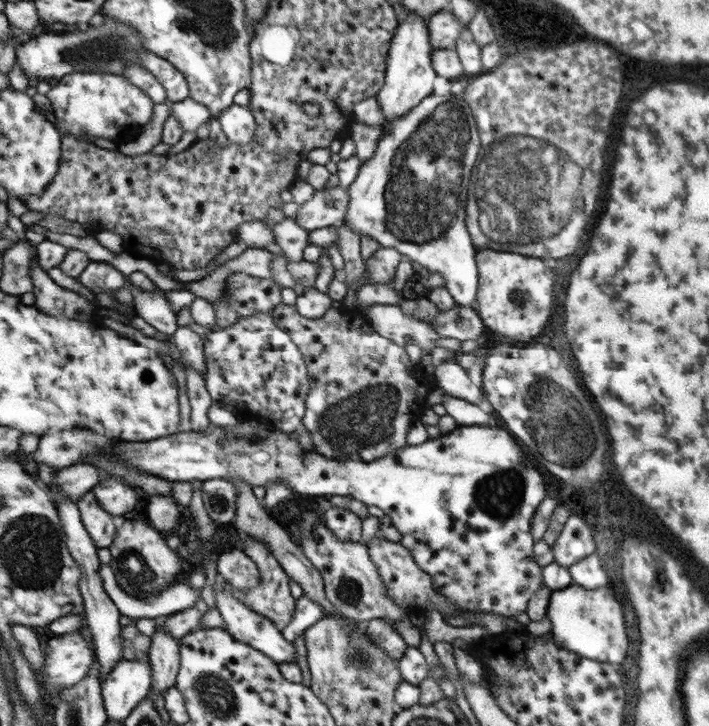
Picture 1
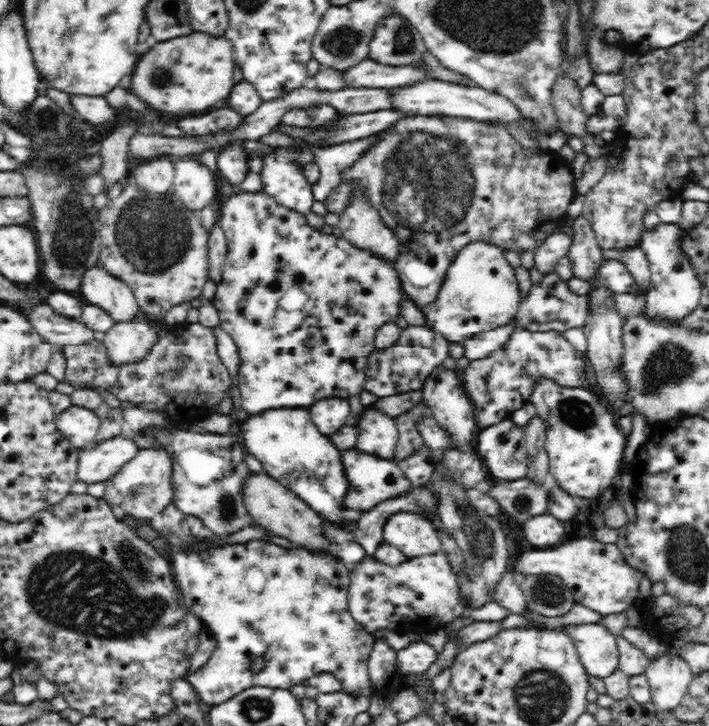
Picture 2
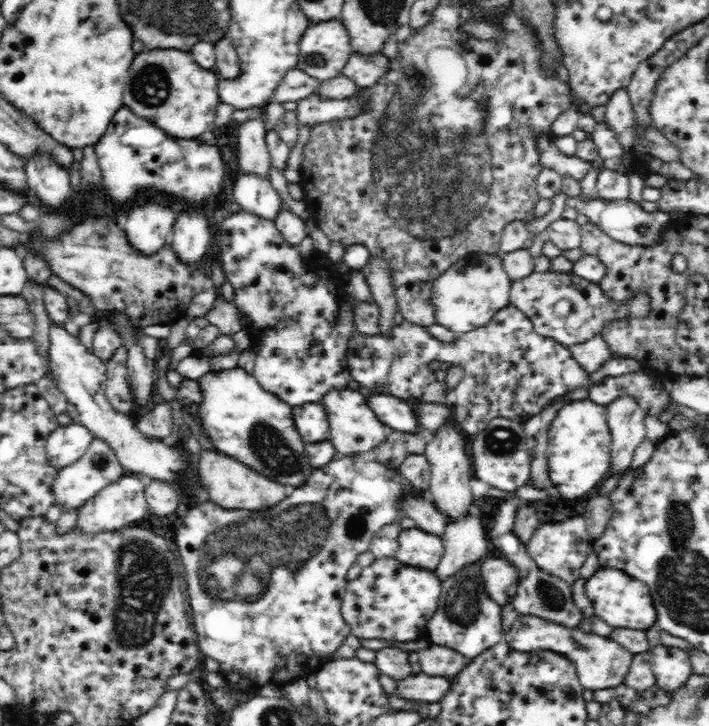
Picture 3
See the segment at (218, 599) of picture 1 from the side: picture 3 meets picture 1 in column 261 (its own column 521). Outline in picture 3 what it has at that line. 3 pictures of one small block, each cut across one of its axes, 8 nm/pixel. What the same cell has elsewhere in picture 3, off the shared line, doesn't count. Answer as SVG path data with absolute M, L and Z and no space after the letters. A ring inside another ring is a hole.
M519 614L510 630L505 632L504 640L520 652L553 650L563 654L574 663L581 685L588 690L616 688L624 683L633 657L633 654L620 645L619 641L611 637L600 636L593 630L586 633L579 626L568 628L567 625L556 624L555 621L547 621L530 614Z

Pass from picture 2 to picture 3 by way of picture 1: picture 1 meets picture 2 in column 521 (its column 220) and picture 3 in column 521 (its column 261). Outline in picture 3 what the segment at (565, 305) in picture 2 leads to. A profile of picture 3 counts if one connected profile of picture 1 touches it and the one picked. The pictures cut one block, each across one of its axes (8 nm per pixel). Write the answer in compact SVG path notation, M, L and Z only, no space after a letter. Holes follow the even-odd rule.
M534 271L512 282L509 297L511 305L518 308L532 322L536 334L552 338L567 347L592 339L610 322L621 321L627 314L644 317L650 312L650 298L647 295L636 295L628 306L622 306L608 297L597 282L584 280L572 272ZM558 301L569 301L572 305L572 311L566 318L559 318L554 313L554 306Z

